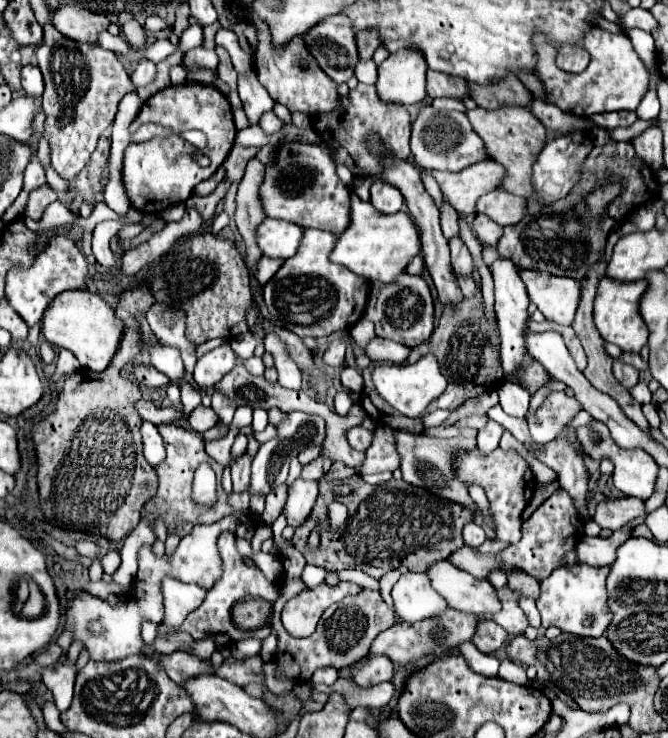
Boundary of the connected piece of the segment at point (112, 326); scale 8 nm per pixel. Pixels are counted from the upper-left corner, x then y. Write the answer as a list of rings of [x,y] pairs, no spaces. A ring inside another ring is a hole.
[[[63,291],[51,301],[41,323],[41,331],[51,345],[69,349],[79,363],[91,371],[105,371],[123,339],[123,321],[107,301],[91,291]]]

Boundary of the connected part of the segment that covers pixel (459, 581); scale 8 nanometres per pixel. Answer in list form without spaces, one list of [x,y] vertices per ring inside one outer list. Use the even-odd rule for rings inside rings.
[[[437,561],[431,565],[427,575],[431,577],[435,591],[447,597],[453,609],[473,615],[501,611],[497,591],[487,579],[477,579],[461,569],[455,569],[449,561]]]

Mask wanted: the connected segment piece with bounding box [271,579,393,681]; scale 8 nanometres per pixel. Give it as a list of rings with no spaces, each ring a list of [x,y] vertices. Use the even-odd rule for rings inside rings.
[[[291,579],[291,581],[283,583],[283,595],[273,603],[273,619],[271,619],[271,625],[279,637],[275,661],[279,663],[281,675],[287,679],[309,681],[313,671],[317,671],[319,667],[343,669],[343,667],[351,665],[353,661],[357,661],[369,653],[373,639],[381,631],[385,631],[393,625],[393,611],[385,605],[379,591],[365,589],[365,597],[353,597],[353,601],[347,599],[347,601],[335,605],[333,613],[323,613],[323,617],[319,619],[317,631],[313,635],[303,637],[303,639],[295,639],[281,625],[281,611],[283,611],[283,605],[289,601],[289,597],[295,597],[299,593],[297,585],[299,585],[299,579]]]

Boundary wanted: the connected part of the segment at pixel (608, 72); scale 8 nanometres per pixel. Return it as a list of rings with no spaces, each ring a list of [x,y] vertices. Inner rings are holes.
[[[595,27],[585,35],[581,45],[591,55],[591,63],[581,75],[567,75],[561,71],[551,73],[551,63],[555,63],[555,47],[547,45],[541,33],[535,35],[535,49],[539,53],[535,75],[545,83],[549,103],[577,117],[589,117],[593,113],[607,113],[621,109],[635,111],[645,93],[649,91],[649,73],[643,61],[639,59],[637,51],[633,49],[629,37],[625,33],[613,35],[601,27]]]

